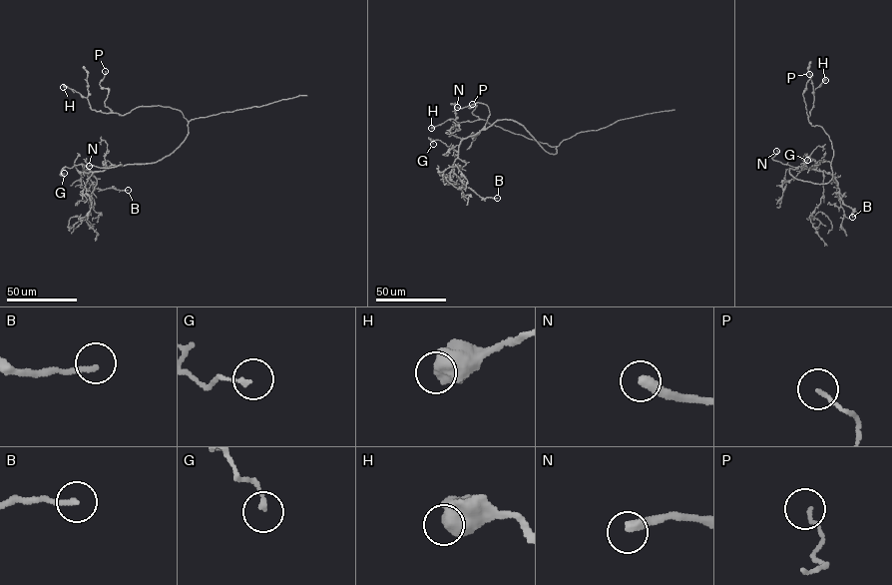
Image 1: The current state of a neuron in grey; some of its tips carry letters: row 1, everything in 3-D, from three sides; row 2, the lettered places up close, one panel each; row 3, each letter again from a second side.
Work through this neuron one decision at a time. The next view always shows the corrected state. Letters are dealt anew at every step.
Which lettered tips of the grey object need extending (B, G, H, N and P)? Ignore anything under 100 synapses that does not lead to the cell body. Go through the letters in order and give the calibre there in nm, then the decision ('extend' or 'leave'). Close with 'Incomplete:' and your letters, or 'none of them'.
B: calibre 200 nm; leave
G: calibre 150 nm; leave
H: calibre 750 nm; leave
N: calibre 360 nm; extend
P: calibre 130 nm; leave
Incomplete: N

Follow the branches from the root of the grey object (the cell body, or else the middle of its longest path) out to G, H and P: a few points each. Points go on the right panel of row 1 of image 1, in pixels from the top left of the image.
G: (804, 181), (789, 170), (798, 166), (816, 169), (816, 161), (806, 154), (801, 158), (807, 160)
H: (804, 181), (825, 184), (832, 177), (831, 142), (821, 126), (811, 126), (808, 119), (813, 92), (825, 80)
P: (804, 181), (825, 184), (832, 177), (831, 142), (821, 126), (811, 126), (806, 113), (802, 93), (809, 74)

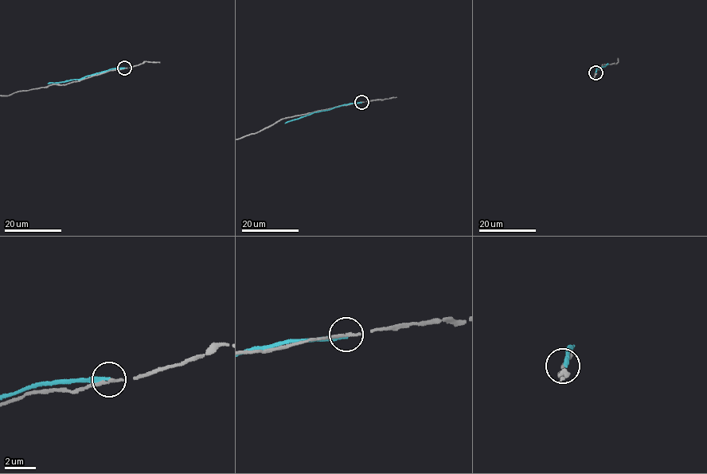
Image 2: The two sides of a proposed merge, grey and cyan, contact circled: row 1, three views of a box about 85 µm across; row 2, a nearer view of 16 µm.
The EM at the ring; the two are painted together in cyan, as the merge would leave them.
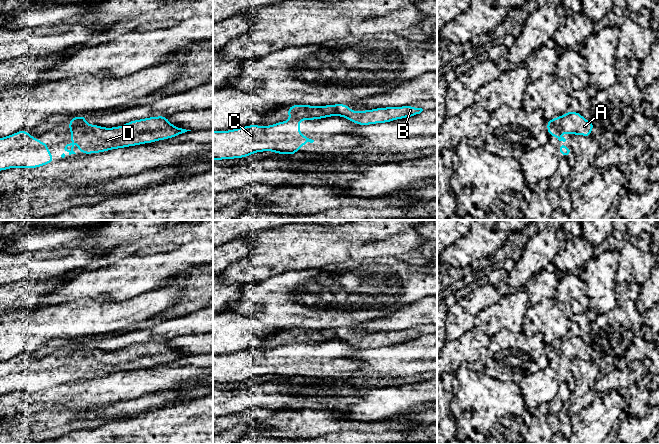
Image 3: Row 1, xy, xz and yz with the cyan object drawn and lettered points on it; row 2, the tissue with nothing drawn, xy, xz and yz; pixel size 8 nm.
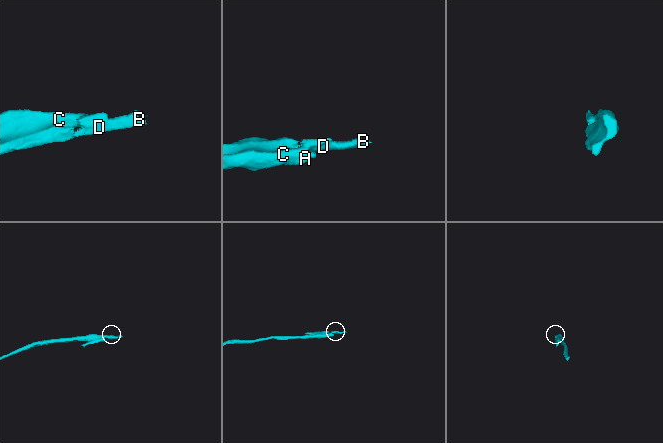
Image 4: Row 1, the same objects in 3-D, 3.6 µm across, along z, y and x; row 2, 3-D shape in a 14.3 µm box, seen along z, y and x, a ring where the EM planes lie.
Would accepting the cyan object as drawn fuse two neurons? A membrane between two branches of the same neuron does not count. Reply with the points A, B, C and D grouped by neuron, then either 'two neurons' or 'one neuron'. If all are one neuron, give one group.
groups A C / B D; two neurons

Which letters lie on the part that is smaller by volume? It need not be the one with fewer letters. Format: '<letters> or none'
B, D

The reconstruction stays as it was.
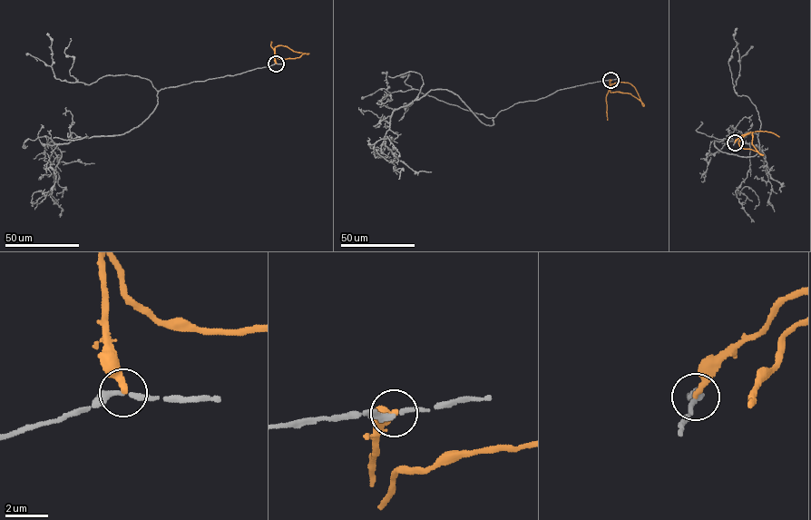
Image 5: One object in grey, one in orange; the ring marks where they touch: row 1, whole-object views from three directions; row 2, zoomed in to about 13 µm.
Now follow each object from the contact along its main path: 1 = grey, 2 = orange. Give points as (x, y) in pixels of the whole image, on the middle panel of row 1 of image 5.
1: (610, 80), (518, 102), (490, 126), (457, 95), (431, 89), (393, 112), (397, 137), (367, 144), (394, 160)
2: (610, 80), (610, 92), (630, 93), (644, 106)

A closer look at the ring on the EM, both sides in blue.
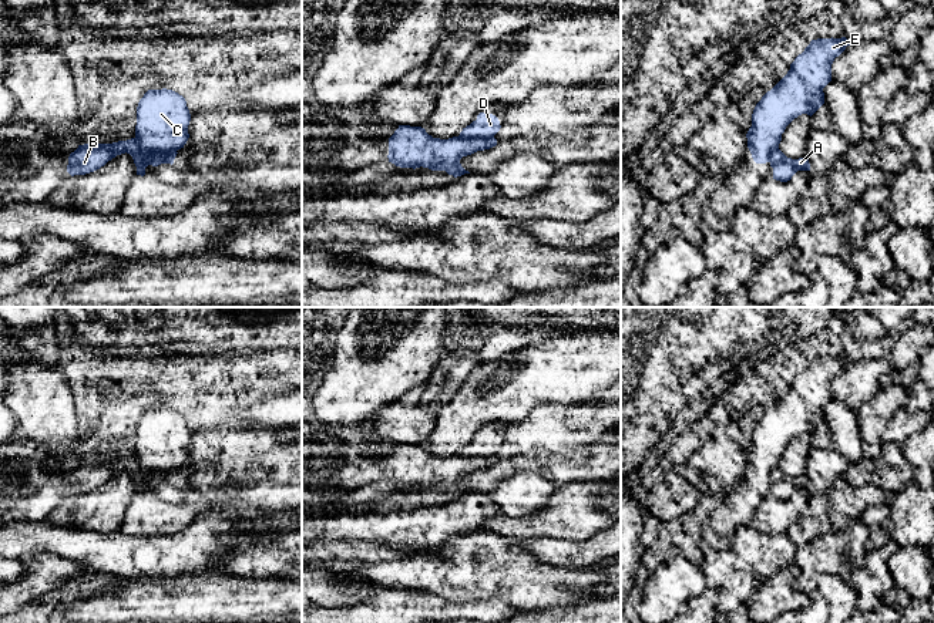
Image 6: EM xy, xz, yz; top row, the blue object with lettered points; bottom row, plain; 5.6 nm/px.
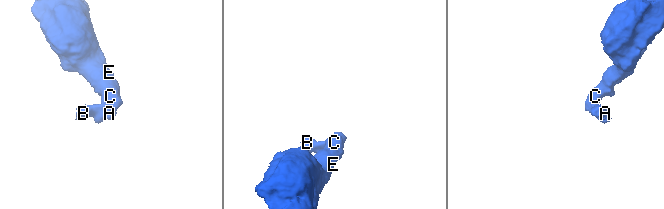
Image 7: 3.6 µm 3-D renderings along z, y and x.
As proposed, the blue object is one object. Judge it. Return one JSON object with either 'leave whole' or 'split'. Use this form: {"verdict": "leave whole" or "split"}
{"verdict": "split"}

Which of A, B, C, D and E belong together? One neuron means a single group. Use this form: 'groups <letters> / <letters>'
groups A B / C D E

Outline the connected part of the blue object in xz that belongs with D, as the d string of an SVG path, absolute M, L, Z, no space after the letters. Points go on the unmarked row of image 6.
M480 431L477 438L463 447L461 457L491 457L500 449L501 444L495 434Z

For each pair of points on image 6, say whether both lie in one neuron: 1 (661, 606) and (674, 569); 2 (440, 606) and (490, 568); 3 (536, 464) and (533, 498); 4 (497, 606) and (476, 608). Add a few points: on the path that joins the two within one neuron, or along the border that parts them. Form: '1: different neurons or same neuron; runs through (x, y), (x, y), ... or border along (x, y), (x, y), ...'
1: same neuron; runs through (661, 598), (674, 582), (674, 578)
2: different neurons; border along (417, 588), (424, 588), (454, 602)
3: different neurons; border along (501, 481), (520, 471), (538, 471), (557, 487)
4: same neuron; runs through (491, 608), (481, 608)

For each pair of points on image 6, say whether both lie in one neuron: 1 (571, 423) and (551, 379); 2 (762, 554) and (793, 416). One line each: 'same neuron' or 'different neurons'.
1: different neurons
2: different neurons

